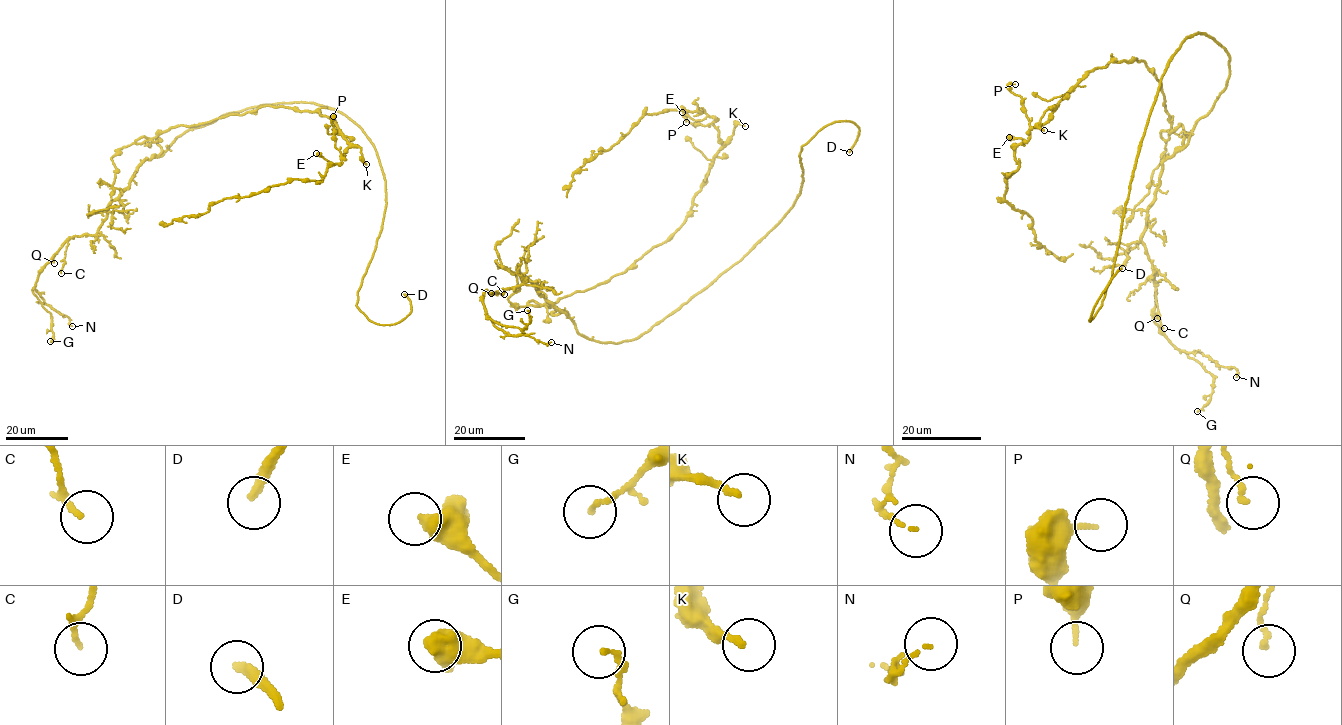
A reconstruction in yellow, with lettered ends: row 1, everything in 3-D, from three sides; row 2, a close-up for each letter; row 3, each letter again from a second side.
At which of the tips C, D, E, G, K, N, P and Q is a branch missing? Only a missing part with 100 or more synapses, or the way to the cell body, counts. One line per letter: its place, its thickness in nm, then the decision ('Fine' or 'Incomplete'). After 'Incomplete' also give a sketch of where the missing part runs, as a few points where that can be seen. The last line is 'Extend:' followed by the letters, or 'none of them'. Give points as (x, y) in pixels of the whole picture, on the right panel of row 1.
C: Place: (1164, 328). Thickness 160 nm. Fine
D: Place: (1122, 268). Thickness 260 nm. Incomplete. Course of what is missing: (1122, 268), (1136, 257), (1132, 256)
E: Place: (1009, 137). Thickness 600 nm. Fine
G: Place: (1197, 411). Thickness 130 nm. Fine
K: Place: (1044, 130). Thickness 160 nm. Fine
N: Place: (1236, 377). Thickness 80 nm. Fine
P: Place: (1015, 84). Thickness 170 nm. Fine
Q: Place: (1157, 318). Thickness 130 nm. Fine
Extend: D

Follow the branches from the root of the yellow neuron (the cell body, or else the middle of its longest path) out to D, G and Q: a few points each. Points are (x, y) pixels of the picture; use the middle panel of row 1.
D: (567, 315), (593, 340), (638, 338), (778, 224), (801, 191), (801, 146), (816, 133), (854, 122), (849, 152)
G: (567, 315), (523, 276), (520, 285), (484, 293), (487, 318), (501, 324), (522, 329), (531, 319), (527, 310)
Q: (567, 315), (548, 303), (532, 282), (522, 279), (523, 276), (520, 285), (492, 294), (488, 292), (491, 293)

